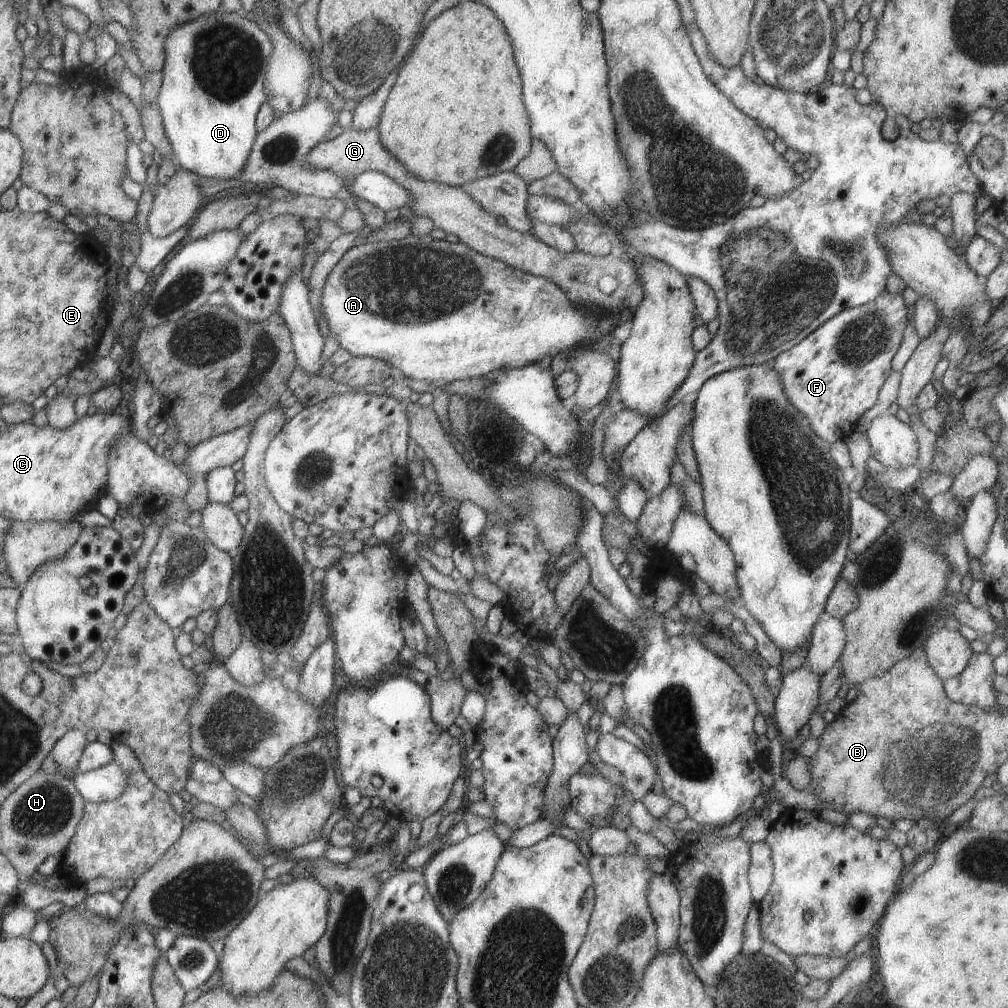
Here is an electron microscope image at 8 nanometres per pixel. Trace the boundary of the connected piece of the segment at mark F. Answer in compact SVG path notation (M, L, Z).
M884 289L878 298L862 306L841 309L806 336L800 344L782 352L771 362L772 367L780 374L790 404L808 418L814 432L826 444L836 440L844 441L857 428L864 412L876 404L878 392L893 370L892 360L902 346L904 330L910 318L911 308L906 305L902 292L890 294Z

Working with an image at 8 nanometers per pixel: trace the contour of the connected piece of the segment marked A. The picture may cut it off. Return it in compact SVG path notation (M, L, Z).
M410 235L400 240L378 241L374 243L364 243L354 246L346 251L342 256L342 260L330 270L324 288L322 288L322 304L323 316L328 323L330 334L336 336L340 348L347 350L352 357L372 357L385 360L393 367L402 370L406 380L418 379L419 381L435 382L445 384L457 380L466 380L467 378L484 377L496 370L510 370L510 368L522 368L526 364L534 364L539 362L543 356L550 354L556 356L560 350L574 350L580 346L592 343L592 340L598 340L602 336L613 334L620 322L620 314L616 316L607 316L602 320L596 318L590 319L582 310L578 310L568 298L567 292L560 290L554 282L546 280L540 276L534 276L518 270L513 266L508 266L505 262L496 260L470 248L466 243L450 243L444 240L432 238L428 236Z

